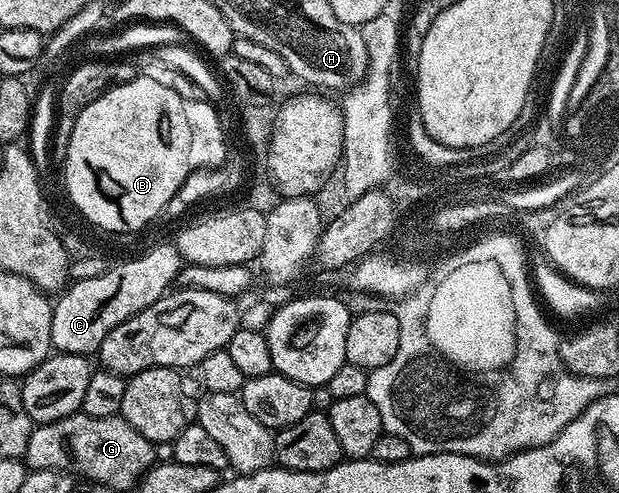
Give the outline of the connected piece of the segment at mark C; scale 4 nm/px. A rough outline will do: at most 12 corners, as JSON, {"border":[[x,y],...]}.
{"border":[[172,242],[56,296],[51,341],[92,356],[174,286]]}

